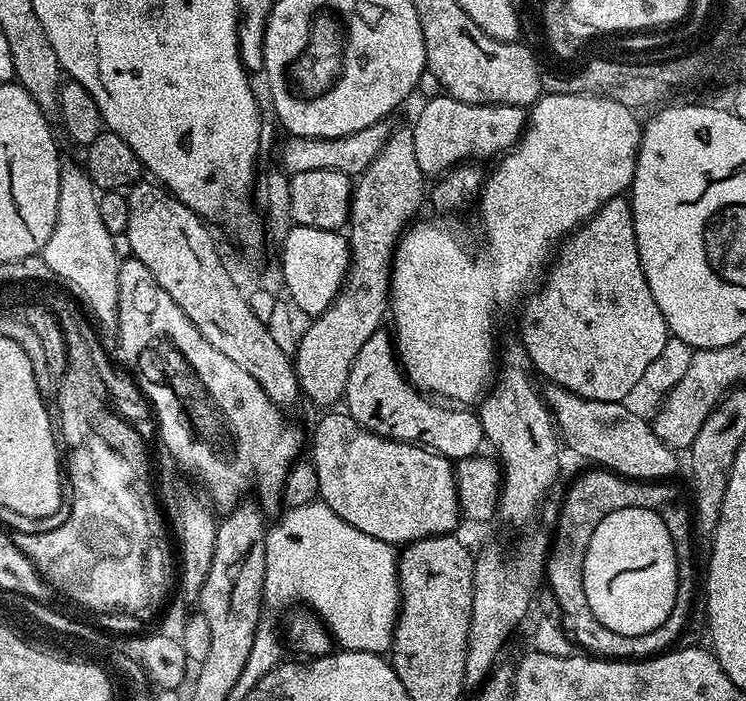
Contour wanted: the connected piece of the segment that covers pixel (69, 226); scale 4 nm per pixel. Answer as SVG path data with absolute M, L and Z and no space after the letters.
M65 163L60 169L58 178L58 218L54 222L50 242L46 242L42 257L58 281L67 285L79 297L83 307L92 316L96 315L95 323L105 324L109 330L112 330L116 327L116 315L118 314L118 274L122 260L121 257L116 257L117 241L102 223L102 213L98 211L99 201L98 189L89 178L87 171L81 165L79 168L76 164Z

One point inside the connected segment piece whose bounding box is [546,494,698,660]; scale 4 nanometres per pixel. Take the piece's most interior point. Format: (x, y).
(565, 576)

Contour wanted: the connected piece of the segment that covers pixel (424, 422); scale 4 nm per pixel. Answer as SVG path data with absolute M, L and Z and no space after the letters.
M381 330L370 334L370 338L366 338L366 343L362 345L362 350L358 350L354 366L350 366L350 378L346 382L343 399L348 415L353 416L366 430L384 436L387 440L419 444L433 452L439 452L453 462L477 455L483 449L480 447L485 447L486 444L479 415L464 406L449 406L447 403L437 402L431 395L413 386L404 375L404 369L400 367L393 337L389 333L387 336L386 332Z

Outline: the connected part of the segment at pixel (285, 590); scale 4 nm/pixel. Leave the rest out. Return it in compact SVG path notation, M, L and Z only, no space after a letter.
M322 502L298 506L297 508L288 508L285 516L275 525L269 527L268 537L266 538L266 574L264 575L264 603L270 609L272 608L288 608L291 604L296 604L301 600L305 609L311 610L319 619L323 620L333 641L341 649L350 652L375 652L384 654L391 649L392 635L396 629L396 622L400 614L400 570L398 567L398 552L395 547L386 542L382 542L378 538L370 538L370 534L362 534L362 530L358 530L354 526L350 526L350 522L346 522L342 518L338 518L338 514L334 514L334 510L330 510L330 506L326 506Z

